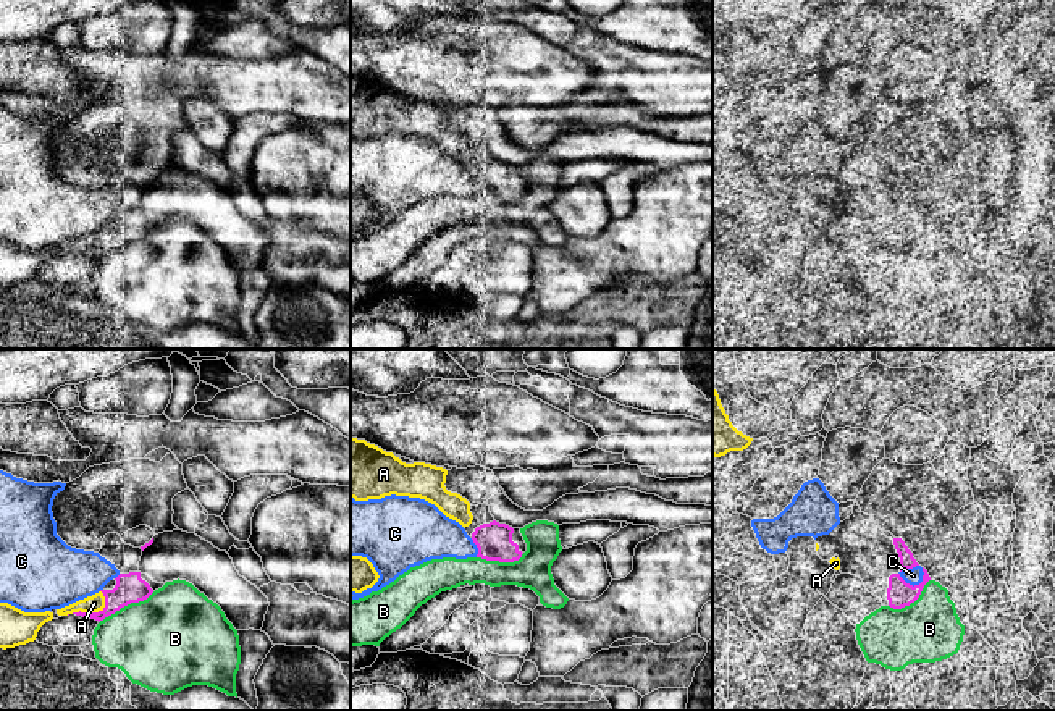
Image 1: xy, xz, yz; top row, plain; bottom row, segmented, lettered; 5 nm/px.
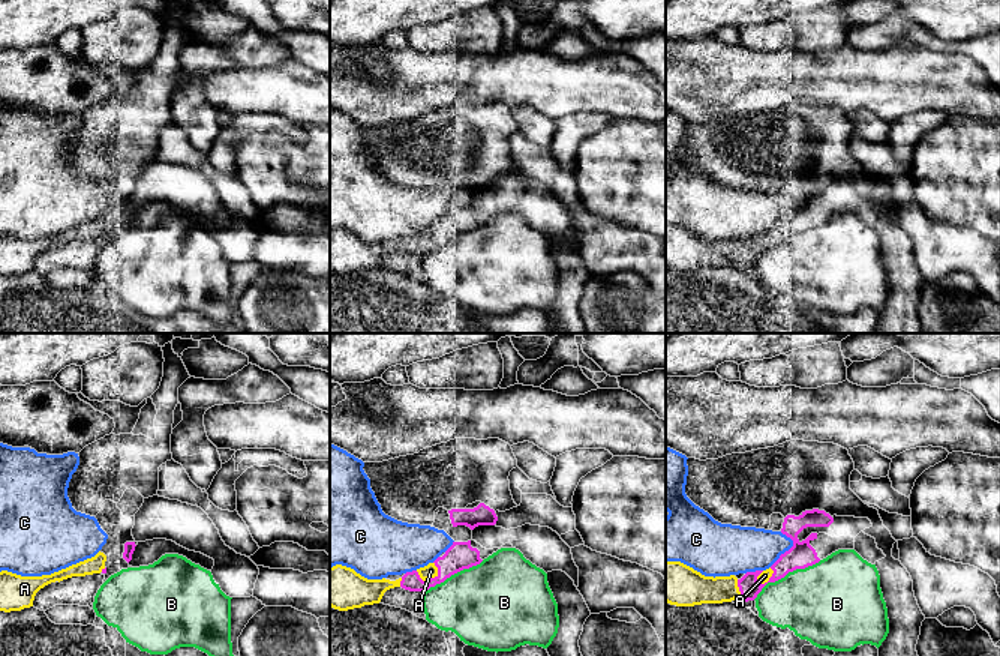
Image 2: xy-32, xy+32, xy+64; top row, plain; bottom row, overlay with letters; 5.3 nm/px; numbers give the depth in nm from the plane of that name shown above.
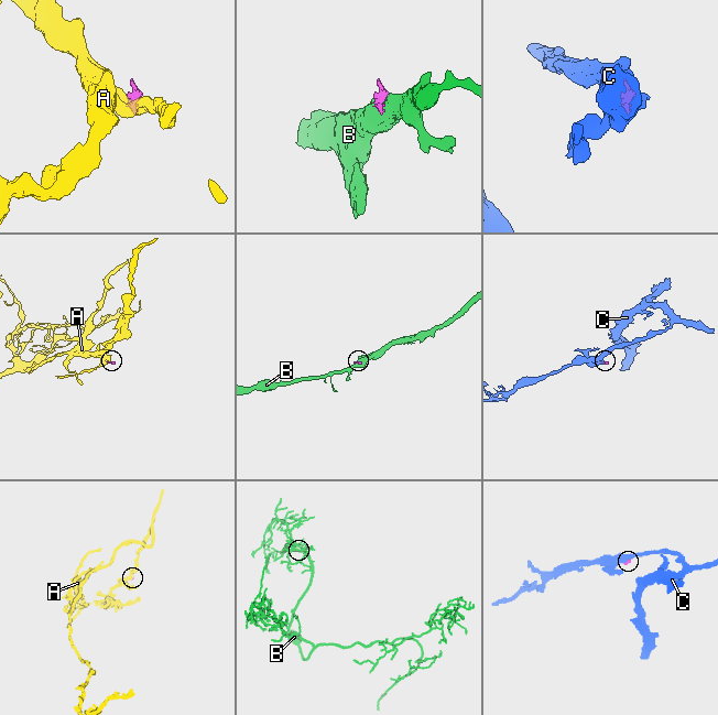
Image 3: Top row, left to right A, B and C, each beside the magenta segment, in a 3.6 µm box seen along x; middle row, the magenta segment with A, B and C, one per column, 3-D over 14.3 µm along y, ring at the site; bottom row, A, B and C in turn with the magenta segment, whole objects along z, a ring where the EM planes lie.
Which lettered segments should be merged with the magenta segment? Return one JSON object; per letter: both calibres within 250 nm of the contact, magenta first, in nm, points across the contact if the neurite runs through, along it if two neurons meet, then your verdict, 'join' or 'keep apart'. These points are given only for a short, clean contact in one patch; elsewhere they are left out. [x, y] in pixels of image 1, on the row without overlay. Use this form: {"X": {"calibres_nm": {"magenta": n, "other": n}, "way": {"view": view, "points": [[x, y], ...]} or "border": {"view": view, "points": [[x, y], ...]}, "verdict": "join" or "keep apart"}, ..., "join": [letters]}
{"A": {"calibres_nm": {"magenta": 140, "other": 90}, "verdict": "keep apart"}, "B": {"calibres_nm": {"magenta": 140, "other": 460}, "verdict": "keep apart"}, "C": {"calibres_nm": {"magenta": 130, "other": 80}, "verdict": "join"}, "join": ["C"]}

